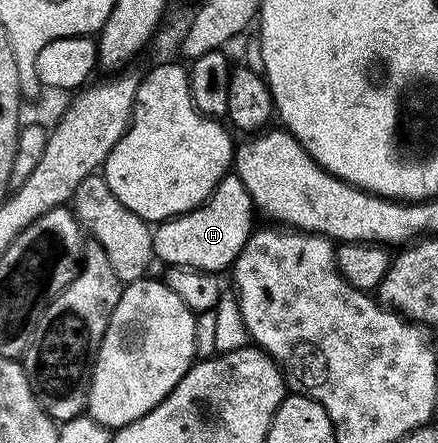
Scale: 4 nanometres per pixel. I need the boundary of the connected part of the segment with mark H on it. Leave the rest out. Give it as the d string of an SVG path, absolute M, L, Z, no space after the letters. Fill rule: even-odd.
M229 174L200 207L173 220L159 221L152 230L152 255L168 268L193 268L195 272L224 274L236 263L254 231L254 205L250 190L242 186L242 178Z

